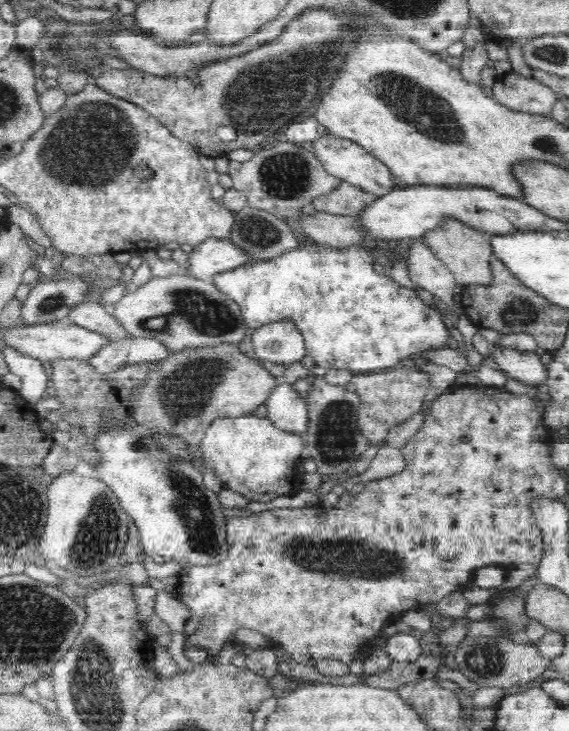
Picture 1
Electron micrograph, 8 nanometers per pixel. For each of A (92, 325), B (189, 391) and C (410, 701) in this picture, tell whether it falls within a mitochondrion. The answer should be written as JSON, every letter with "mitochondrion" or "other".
{"A":"other","B":"mitochondrion","C":"other"}

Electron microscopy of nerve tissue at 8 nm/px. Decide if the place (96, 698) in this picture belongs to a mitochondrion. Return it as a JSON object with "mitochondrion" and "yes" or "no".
{"mitochondrion":"yes"}

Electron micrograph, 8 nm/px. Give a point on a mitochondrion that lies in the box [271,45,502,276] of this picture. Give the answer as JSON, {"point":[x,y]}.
{"point":[424,112]}

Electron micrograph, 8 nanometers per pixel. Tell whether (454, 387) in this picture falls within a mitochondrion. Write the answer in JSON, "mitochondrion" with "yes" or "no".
{"mitochondrion":"no"}

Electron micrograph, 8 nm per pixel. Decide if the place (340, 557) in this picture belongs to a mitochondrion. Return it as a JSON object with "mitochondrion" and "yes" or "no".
{"mitochondrion":"yes"}

